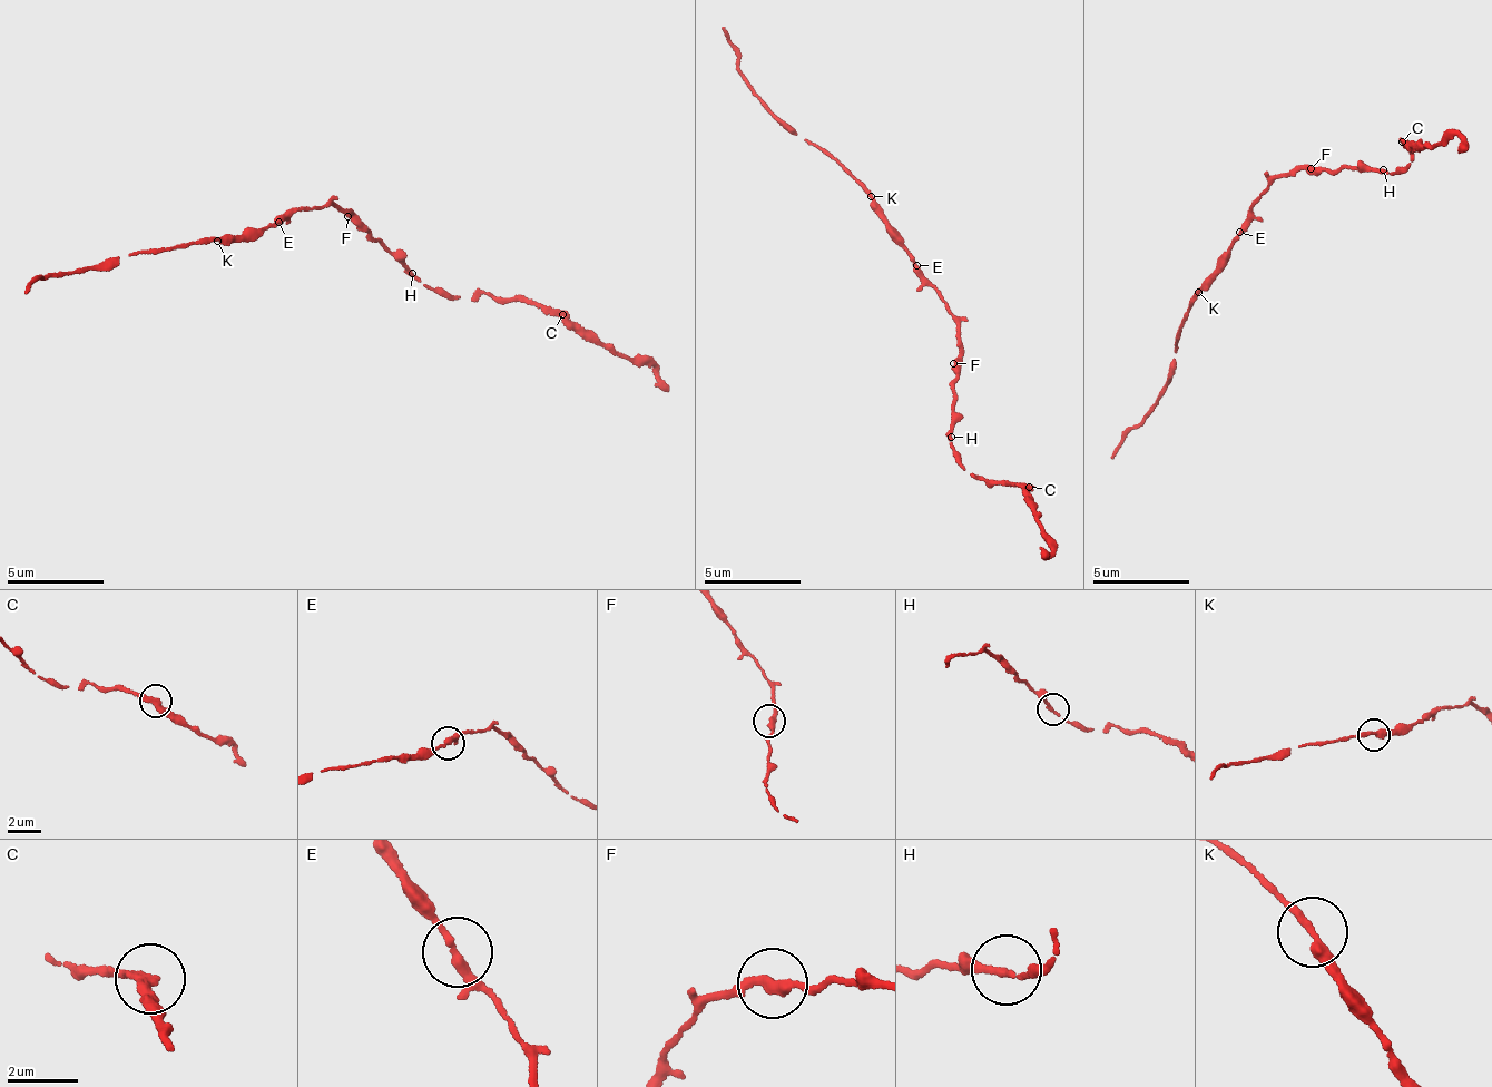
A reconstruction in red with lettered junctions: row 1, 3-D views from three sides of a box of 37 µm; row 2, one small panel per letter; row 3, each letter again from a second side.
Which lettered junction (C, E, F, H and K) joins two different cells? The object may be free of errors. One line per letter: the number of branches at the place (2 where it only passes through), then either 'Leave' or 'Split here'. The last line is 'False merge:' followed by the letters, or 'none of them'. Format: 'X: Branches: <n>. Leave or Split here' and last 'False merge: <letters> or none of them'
C: Branches: 2. Leave
E: Branches: 3. Leave
F: Branches: 2. Leave
H: Branches: 2. Leave
K: Branches: 2. Leave
False merge: none of them

